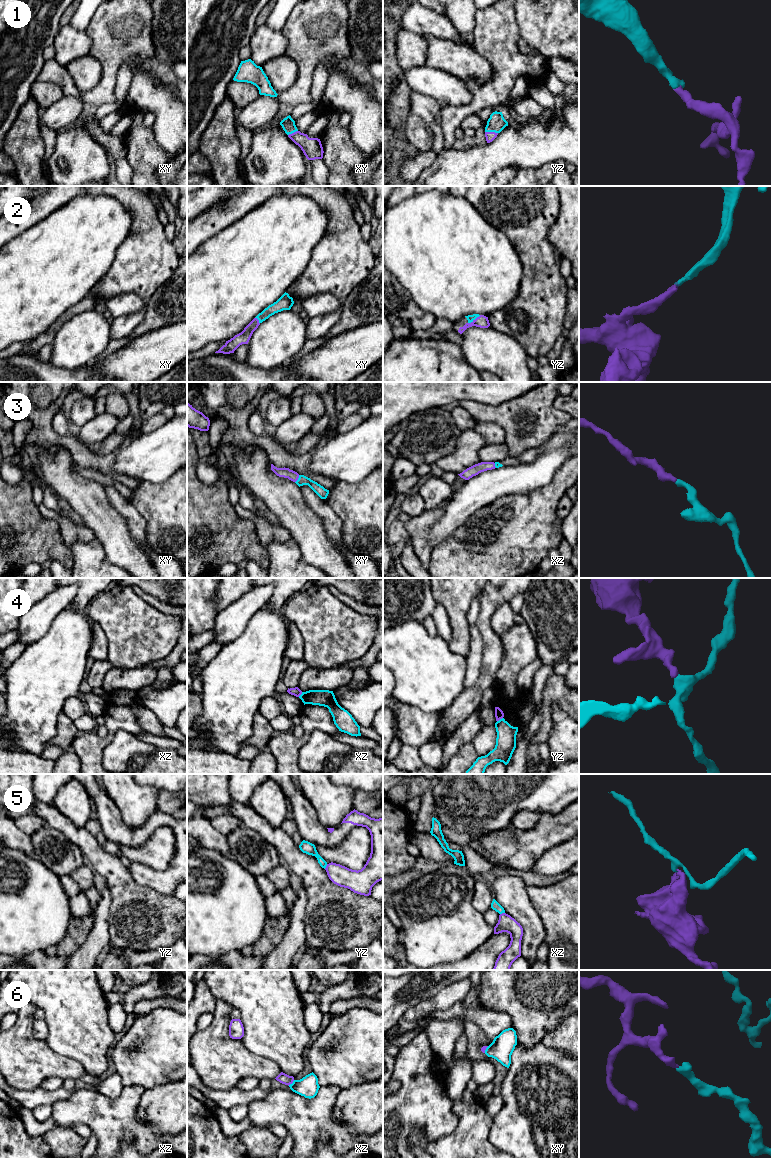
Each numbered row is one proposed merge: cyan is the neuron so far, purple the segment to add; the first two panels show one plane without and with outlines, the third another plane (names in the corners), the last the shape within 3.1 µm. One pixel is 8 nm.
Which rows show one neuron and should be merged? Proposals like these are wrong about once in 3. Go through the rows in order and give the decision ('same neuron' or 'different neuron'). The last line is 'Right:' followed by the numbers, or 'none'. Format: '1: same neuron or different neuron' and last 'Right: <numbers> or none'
1: same neuron
2: same neuron
3: same neuron
4: different neuron
5: different neuron
6: same neuron
Right: 1, 2, 3, 6

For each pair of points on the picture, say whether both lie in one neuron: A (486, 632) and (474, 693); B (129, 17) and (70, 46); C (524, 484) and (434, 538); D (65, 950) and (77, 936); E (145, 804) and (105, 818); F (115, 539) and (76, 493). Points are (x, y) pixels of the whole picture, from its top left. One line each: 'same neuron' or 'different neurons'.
A: same neuron
B: different neurons
C: same neuron
D: same neuron
E: different neurons
F: same neuron

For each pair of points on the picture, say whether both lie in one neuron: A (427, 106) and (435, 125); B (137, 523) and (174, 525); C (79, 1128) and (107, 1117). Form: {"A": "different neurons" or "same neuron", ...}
{"A": "same neuron", "B": "different neurons", "C": "different neurons"}

